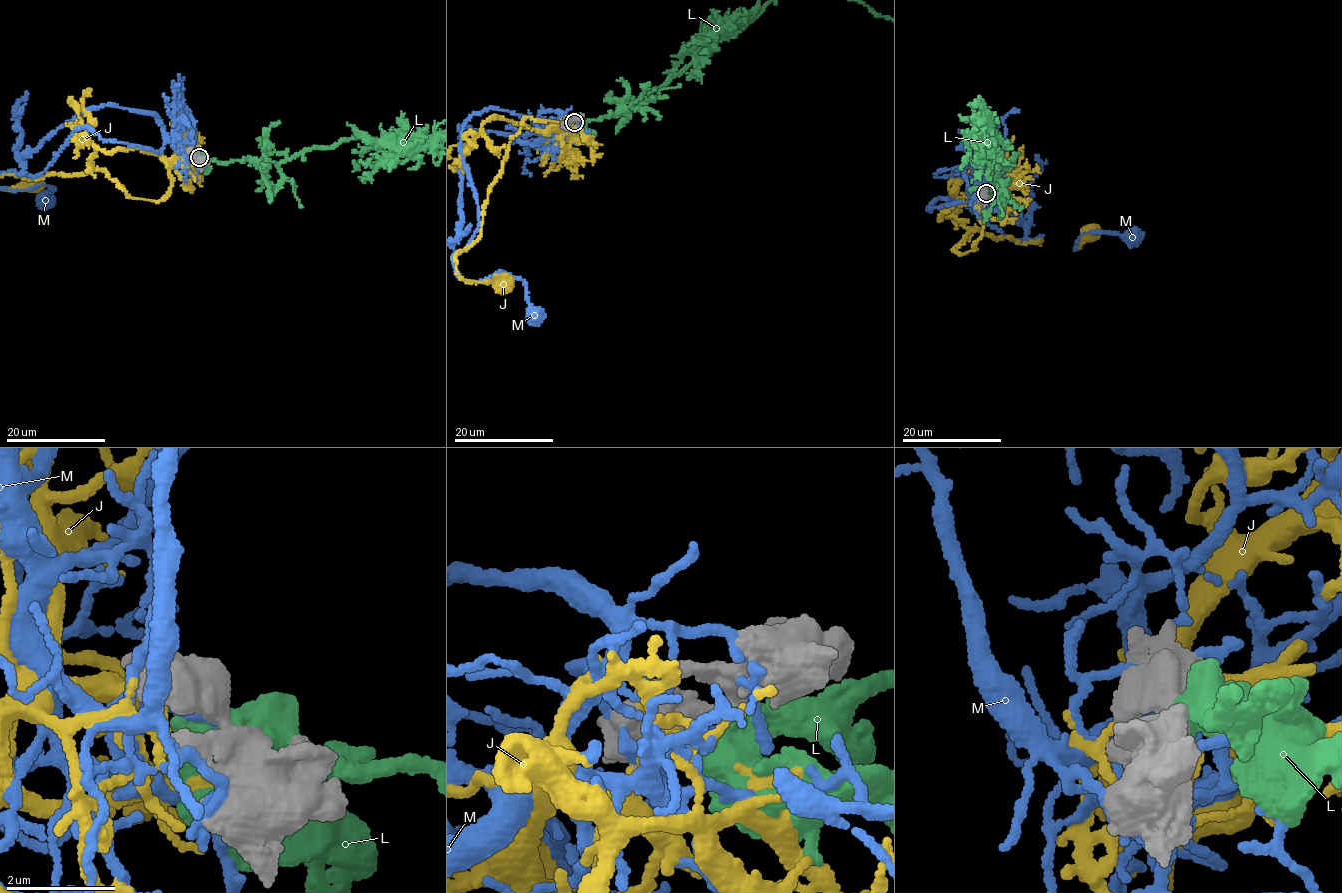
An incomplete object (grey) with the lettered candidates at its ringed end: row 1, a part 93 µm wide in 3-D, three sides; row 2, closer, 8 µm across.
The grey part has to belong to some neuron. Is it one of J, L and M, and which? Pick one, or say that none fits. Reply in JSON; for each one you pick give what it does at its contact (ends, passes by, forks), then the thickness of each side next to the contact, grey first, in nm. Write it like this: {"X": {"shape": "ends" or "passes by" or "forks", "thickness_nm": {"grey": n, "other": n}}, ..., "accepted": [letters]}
{"L": {"shape": "forks", "thickness_nm": {"grey": 500, "other": 400}}, "accepted": ["L"]}

